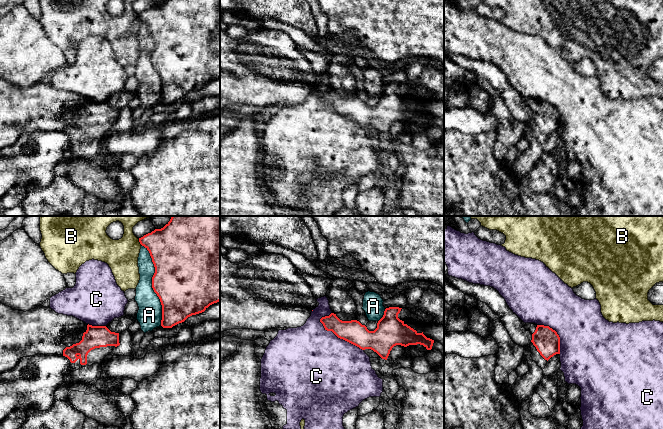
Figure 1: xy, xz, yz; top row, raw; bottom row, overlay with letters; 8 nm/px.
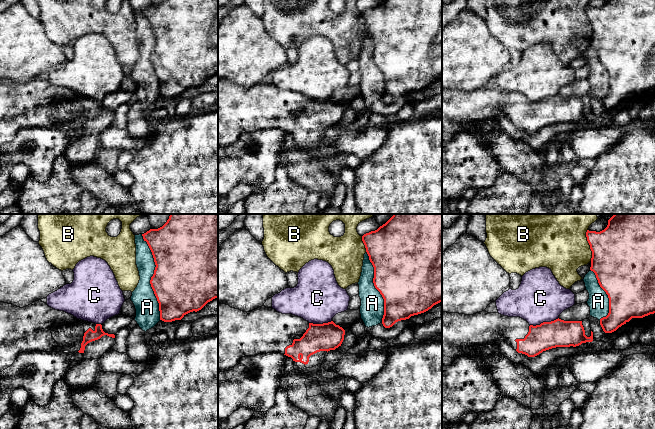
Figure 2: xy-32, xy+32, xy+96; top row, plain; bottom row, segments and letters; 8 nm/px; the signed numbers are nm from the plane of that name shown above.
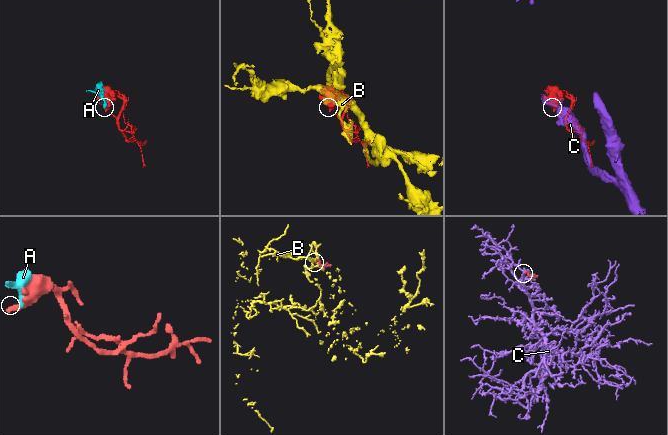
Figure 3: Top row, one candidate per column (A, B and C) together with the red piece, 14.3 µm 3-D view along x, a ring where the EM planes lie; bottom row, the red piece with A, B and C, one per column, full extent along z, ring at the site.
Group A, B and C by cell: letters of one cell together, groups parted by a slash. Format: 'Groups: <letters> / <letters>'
Groups: A / B / C

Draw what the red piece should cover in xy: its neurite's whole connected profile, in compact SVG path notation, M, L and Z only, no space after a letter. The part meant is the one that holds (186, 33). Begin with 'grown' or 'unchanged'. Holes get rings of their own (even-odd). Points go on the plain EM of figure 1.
unchanged; M166 0L139 14L139 18L149 27L155 43L152 64L162 81L163 104L172 104L220 77L220 0Z

